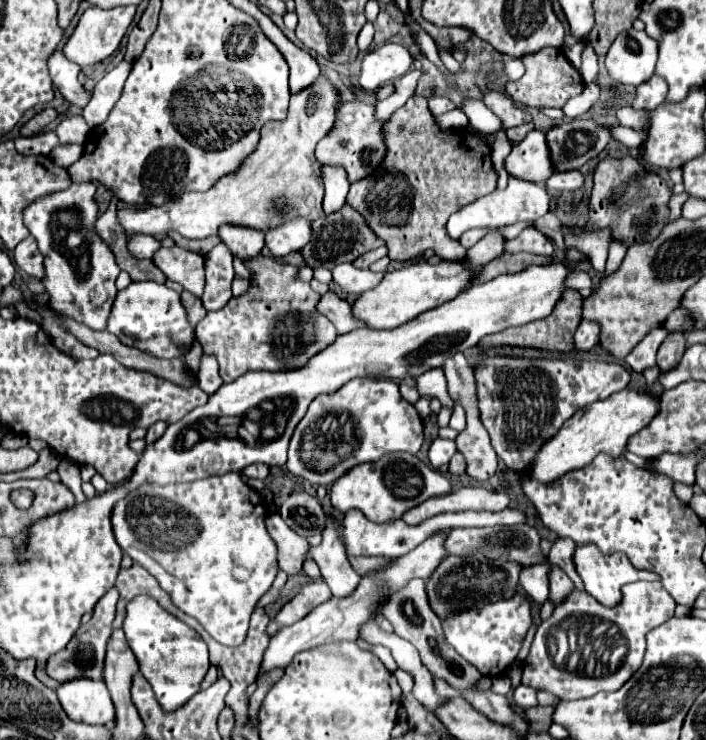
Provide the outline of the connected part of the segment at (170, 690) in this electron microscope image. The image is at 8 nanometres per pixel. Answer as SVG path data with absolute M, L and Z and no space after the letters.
M139 595L129 601L123 631L139 661L139 671L151 683L155 697L165 711L185 705L201 689L201 681L211 667L205 641L175 615L167 613L155 599Z

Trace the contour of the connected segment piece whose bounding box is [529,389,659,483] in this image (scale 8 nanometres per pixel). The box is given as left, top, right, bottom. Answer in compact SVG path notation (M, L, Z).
M619 391L605 401L591 403L583 409L579 409L571 419L563 423L563 427L553 435L535 455L535 463L531 467L533 479L539 479L539 483L549 483L555 479L561 479L567 475L567 471L575 471L579 467L585 467L595 459L595 455L605 453L611 457L619 457L629 437L633 437L637 431L641 431L657 413L657 397L649 393L637 393L637 391Z

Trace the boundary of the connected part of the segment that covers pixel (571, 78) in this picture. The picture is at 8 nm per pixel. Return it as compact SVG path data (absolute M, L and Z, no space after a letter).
M545 47L543 51L537 51L535 55L525 57L525 75L519 81L505 81L505 93L523 107L547 107L562 108L571 97L579 95L585 87L579 71L567 61L561 49Z

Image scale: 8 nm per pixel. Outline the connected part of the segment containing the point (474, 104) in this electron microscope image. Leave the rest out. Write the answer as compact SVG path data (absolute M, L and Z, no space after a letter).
M465 101L465 115L469 117L469 123L483 133L503 131L503 121L481 101Z

